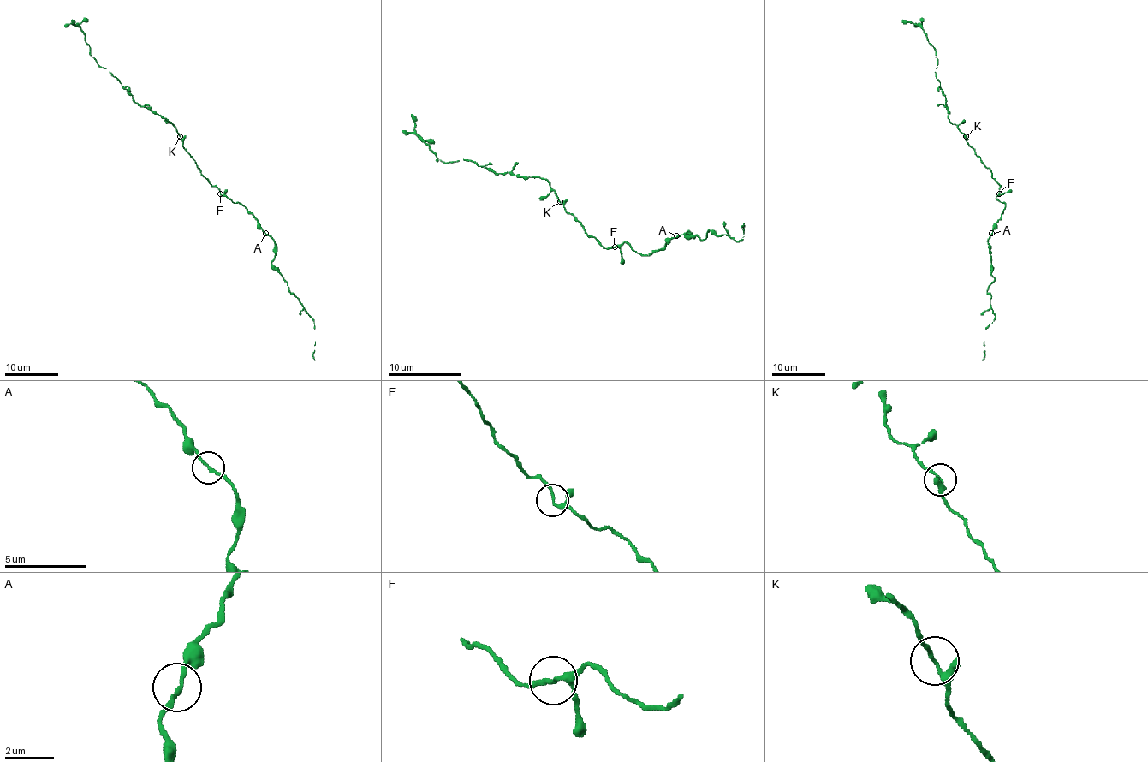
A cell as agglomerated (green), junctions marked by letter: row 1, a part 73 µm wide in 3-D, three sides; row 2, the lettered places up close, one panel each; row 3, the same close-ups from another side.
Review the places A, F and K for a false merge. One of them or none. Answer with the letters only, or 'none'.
none

